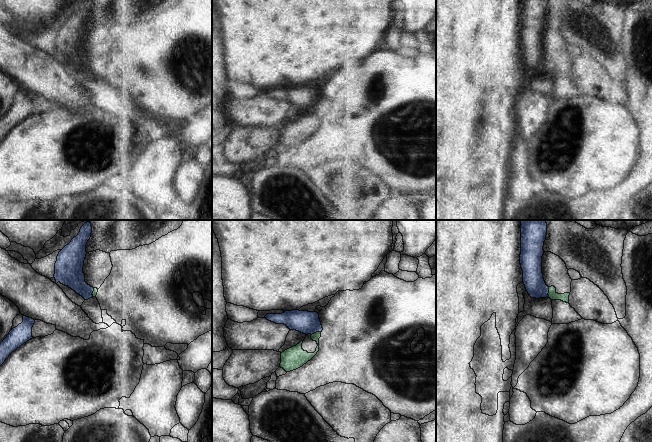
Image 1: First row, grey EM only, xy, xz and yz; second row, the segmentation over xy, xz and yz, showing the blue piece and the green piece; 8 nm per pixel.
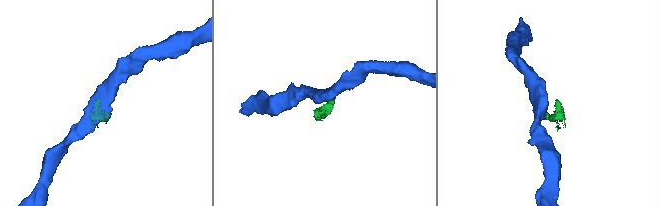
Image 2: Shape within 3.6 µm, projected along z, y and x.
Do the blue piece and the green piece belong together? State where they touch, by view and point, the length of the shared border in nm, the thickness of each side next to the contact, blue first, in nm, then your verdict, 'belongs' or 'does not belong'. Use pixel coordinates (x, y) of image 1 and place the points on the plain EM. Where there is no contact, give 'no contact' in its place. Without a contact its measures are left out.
yz (548, 68) | 90 nm | 160/70 nm | does not belong

